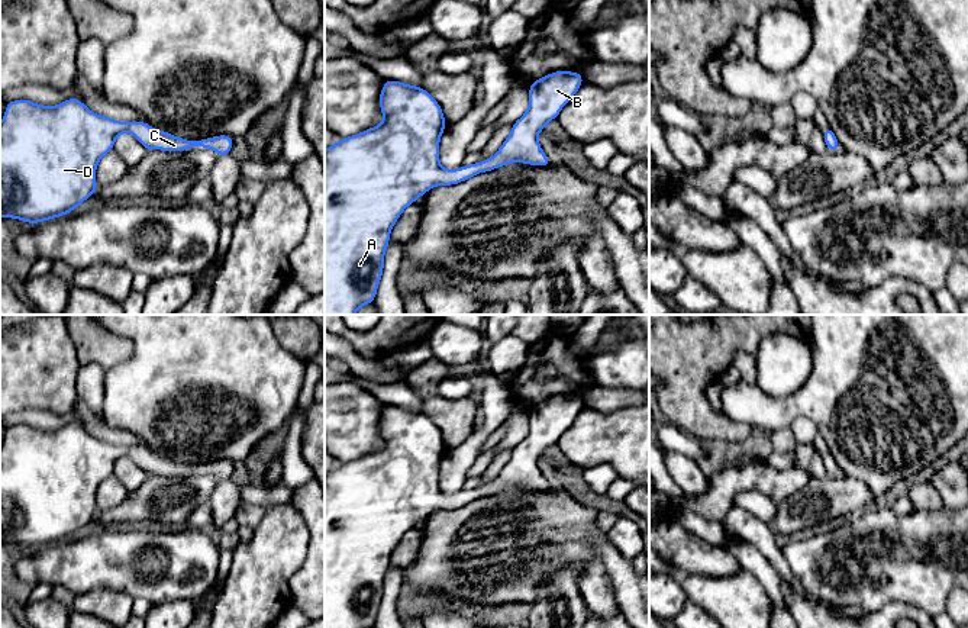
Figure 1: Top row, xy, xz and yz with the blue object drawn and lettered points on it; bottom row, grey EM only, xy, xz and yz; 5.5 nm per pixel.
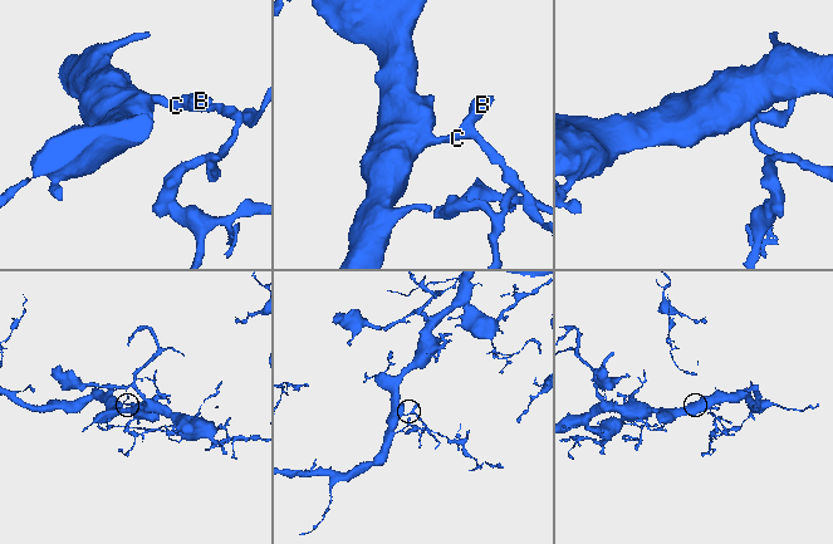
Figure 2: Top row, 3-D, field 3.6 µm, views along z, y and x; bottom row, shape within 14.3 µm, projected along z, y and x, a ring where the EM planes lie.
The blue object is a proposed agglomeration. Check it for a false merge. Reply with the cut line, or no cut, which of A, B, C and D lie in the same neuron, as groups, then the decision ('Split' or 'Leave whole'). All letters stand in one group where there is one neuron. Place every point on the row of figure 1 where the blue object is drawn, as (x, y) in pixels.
No split. Groups: A B C D. Leave whole

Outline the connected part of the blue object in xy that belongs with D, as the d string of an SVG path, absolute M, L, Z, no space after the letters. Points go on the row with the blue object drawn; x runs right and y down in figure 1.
M72 97L57 106L42 106L28 99L6 103L0 123L0 218L30 225L68 215L97 191L96 167L114 148L120 133L132 133L148 151L170 152L210 148L219 157L230 154L233 136L217 135L190 141L154 129L145 120L120 122L91 112Z

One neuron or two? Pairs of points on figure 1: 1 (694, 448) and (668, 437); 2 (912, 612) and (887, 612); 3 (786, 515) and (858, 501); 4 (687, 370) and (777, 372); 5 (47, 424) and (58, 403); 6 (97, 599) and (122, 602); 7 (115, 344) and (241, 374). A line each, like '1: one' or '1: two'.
1: one
2: one
3: one
4: two
5: two
6: one
7: two

